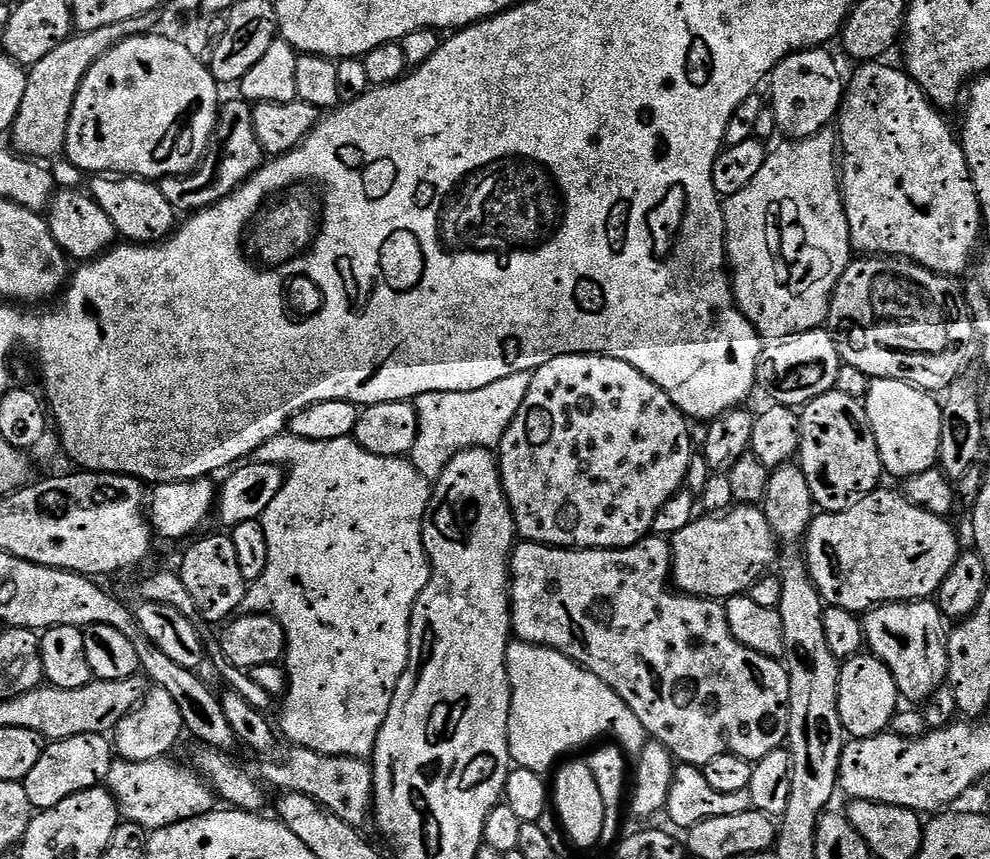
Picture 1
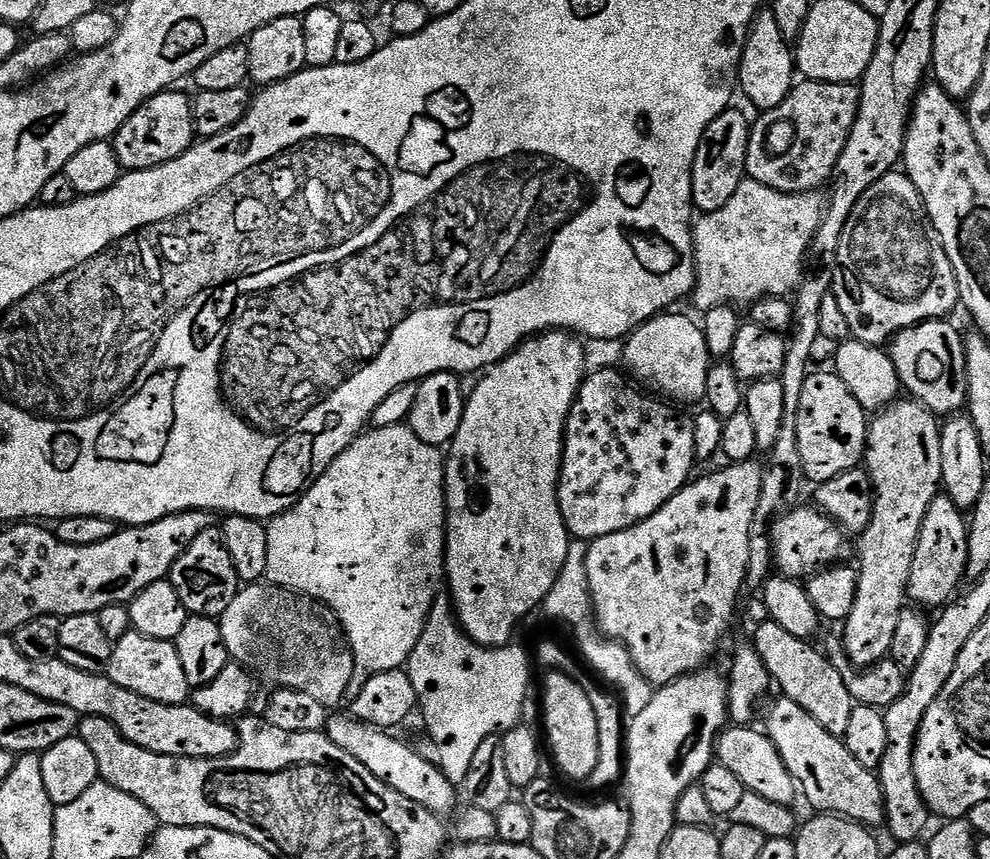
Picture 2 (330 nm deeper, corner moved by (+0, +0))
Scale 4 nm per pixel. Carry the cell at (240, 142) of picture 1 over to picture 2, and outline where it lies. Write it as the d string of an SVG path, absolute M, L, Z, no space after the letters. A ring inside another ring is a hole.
M165 90L150 97L141 108L116 131L110 143L116 152L121 169L129 172L141 172L166 162L174 162L186 150L190 150L197 139L192 113L191 95L180 90Z

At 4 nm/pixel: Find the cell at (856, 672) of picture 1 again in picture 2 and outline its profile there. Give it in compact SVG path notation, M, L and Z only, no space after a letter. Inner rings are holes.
M897 399L879 413L880 416L871 421L868 430L868 451L866 453L866 471L872 478L874 503L872 506L872 521L868 529L859 537L860 540L860 582L854 606L848 619L843 621L844 636L848 639L848 648L857 660L857 665L867 666L877 664L885 659L894 642L894 632L898 629L901 615L906 612L908 600L908 583L910 570L914 566L914 556L918 540L922 534L922 526L930 506L936 496L941 495L944 483L942 470L942 424L937 413L915 399Z

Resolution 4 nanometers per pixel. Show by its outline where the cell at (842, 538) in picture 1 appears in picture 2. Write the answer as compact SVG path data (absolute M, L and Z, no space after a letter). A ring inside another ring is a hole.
M797 506L781 515L772 528L771 555L774 564L783 575L793 578L807 578L825 566L831 566L841 559L844 536L840 525L823 510L809 506Z

